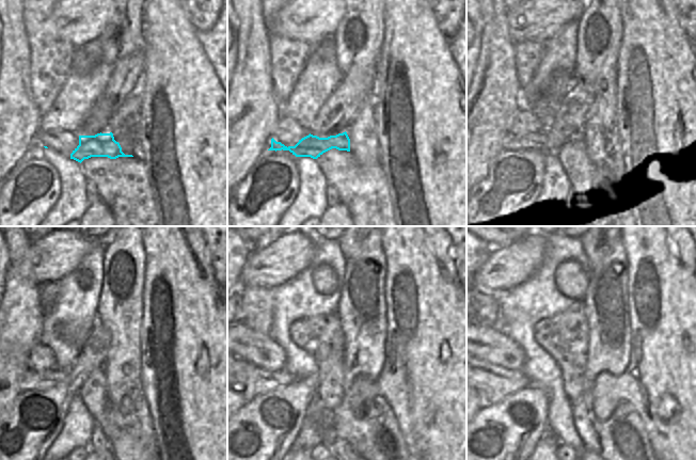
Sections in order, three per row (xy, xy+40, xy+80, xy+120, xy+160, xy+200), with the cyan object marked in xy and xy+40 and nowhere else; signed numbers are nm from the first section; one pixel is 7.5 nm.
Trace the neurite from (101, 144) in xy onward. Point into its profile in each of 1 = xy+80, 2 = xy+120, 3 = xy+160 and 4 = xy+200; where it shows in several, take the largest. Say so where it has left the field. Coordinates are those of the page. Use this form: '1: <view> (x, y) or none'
1: xy+80 (537, 141)
2: xy+120 (30, 380)
3: xy+160 (253, 381)
4: xy+200 (493, 383)

